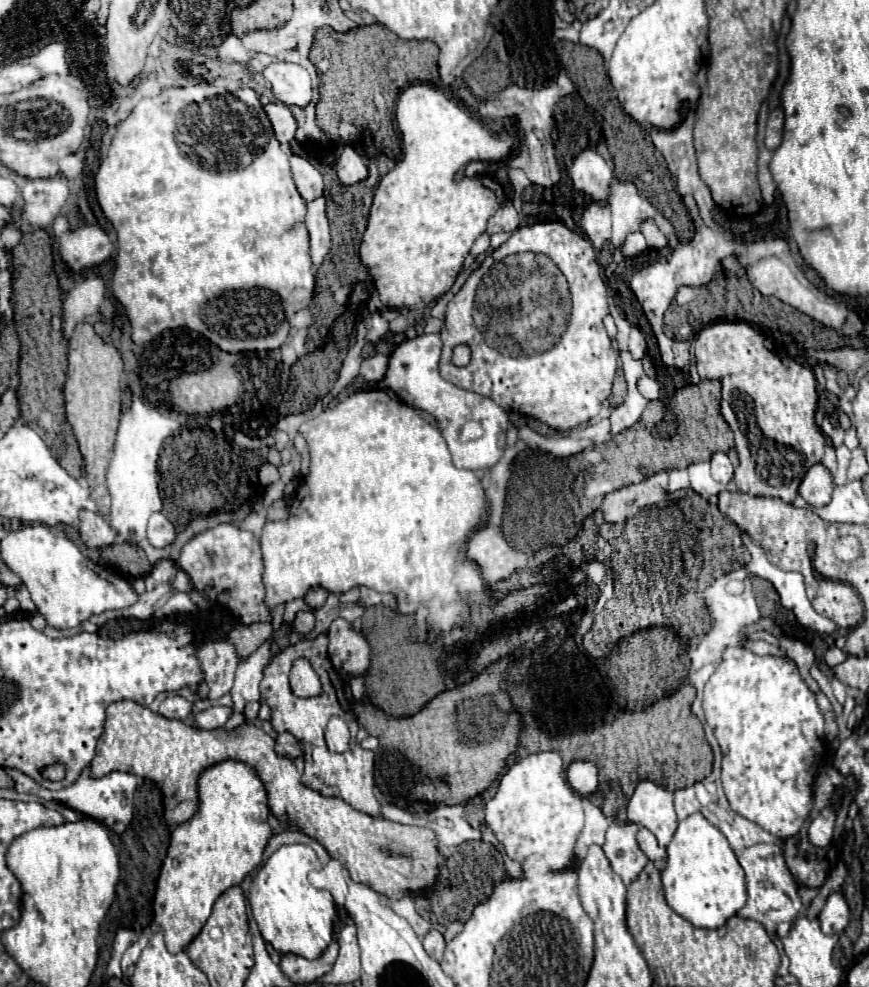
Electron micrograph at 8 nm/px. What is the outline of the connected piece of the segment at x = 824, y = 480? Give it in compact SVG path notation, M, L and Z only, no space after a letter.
M816 463L814 467L810 467L810 471L806 473L806 477L802 479L798 493L812 505L812 507L822 507L826 503L830 503L832 493L834 493L834 479L830 475L830 471L822 465Z

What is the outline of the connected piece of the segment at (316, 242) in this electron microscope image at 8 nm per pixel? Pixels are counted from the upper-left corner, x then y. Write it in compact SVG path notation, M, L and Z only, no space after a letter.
M324 197L316 199L314 203L308 205L308 215L306 215L306 227L310 233L310 257L314 263L314 269L322 265L324 257L330 251L330 223L326 219L326 207L324 207Z

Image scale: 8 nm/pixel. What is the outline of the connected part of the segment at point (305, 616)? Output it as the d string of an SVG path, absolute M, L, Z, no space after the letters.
M312 611L298 613L294 623L292 623L292 631L300 633L300 635L308 635L312 629L314 629L314 615L312 615Z

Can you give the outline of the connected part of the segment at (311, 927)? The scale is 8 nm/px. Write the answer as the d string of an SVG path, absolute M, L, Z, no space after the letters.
M296 843L276 849L258 869L248 901L264 941L276 951L316 959L332 941L336 907L332 895L326 889L326 875L322 873L324 865L328 865L328 861L322 863L308 845Z

